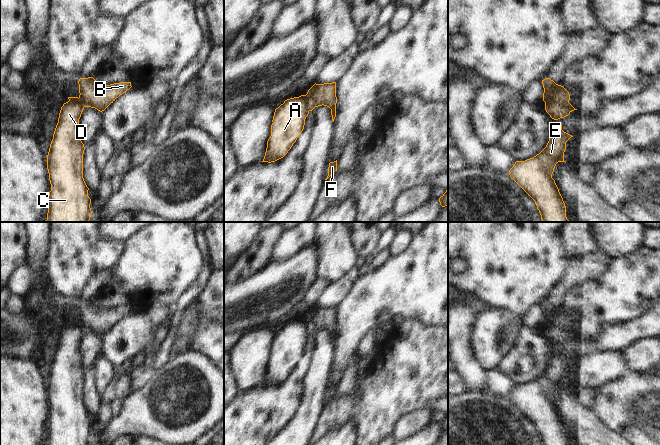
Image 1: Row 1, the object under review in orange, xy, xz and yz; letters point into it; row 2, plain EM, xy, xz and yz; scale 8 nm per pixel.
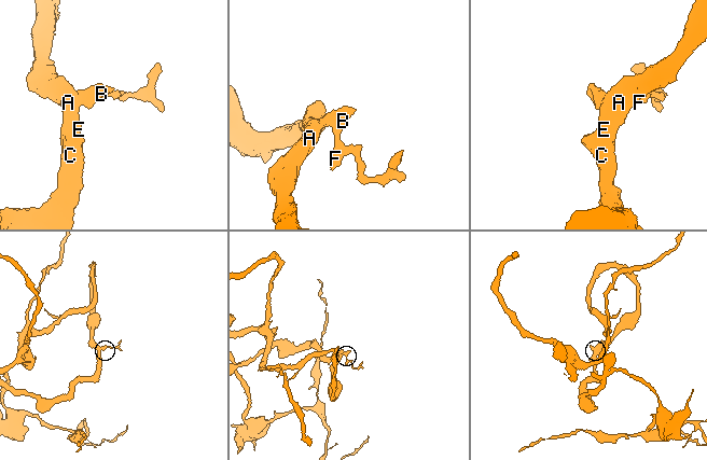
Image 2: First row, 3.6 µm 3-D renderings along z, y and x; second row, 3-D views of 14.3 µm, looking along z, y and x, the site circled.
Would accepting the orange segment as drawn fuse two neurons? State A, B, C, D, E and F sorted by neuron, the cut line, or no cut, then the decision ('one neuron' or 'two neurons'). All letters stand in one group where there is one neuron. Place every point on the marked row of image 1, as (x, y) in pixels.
A C D E / B F | yz (557, 84), (553, 92), (553, 99), (545, 103) | two neurons

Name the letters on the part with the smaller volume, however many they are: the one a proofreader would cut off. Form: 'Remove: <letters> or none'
Remove: B, F

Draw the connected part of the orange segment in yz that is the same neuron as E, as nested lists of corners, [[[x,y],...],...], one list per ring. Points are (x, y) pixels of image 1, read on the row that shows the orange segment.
[[[556,123],[546,147],[533,158],[516,161],[509,170],[510,177],[535,201],[542,222],[569,222],[552,174],[558,162],[565,162],[566,142],[571,137]]]

